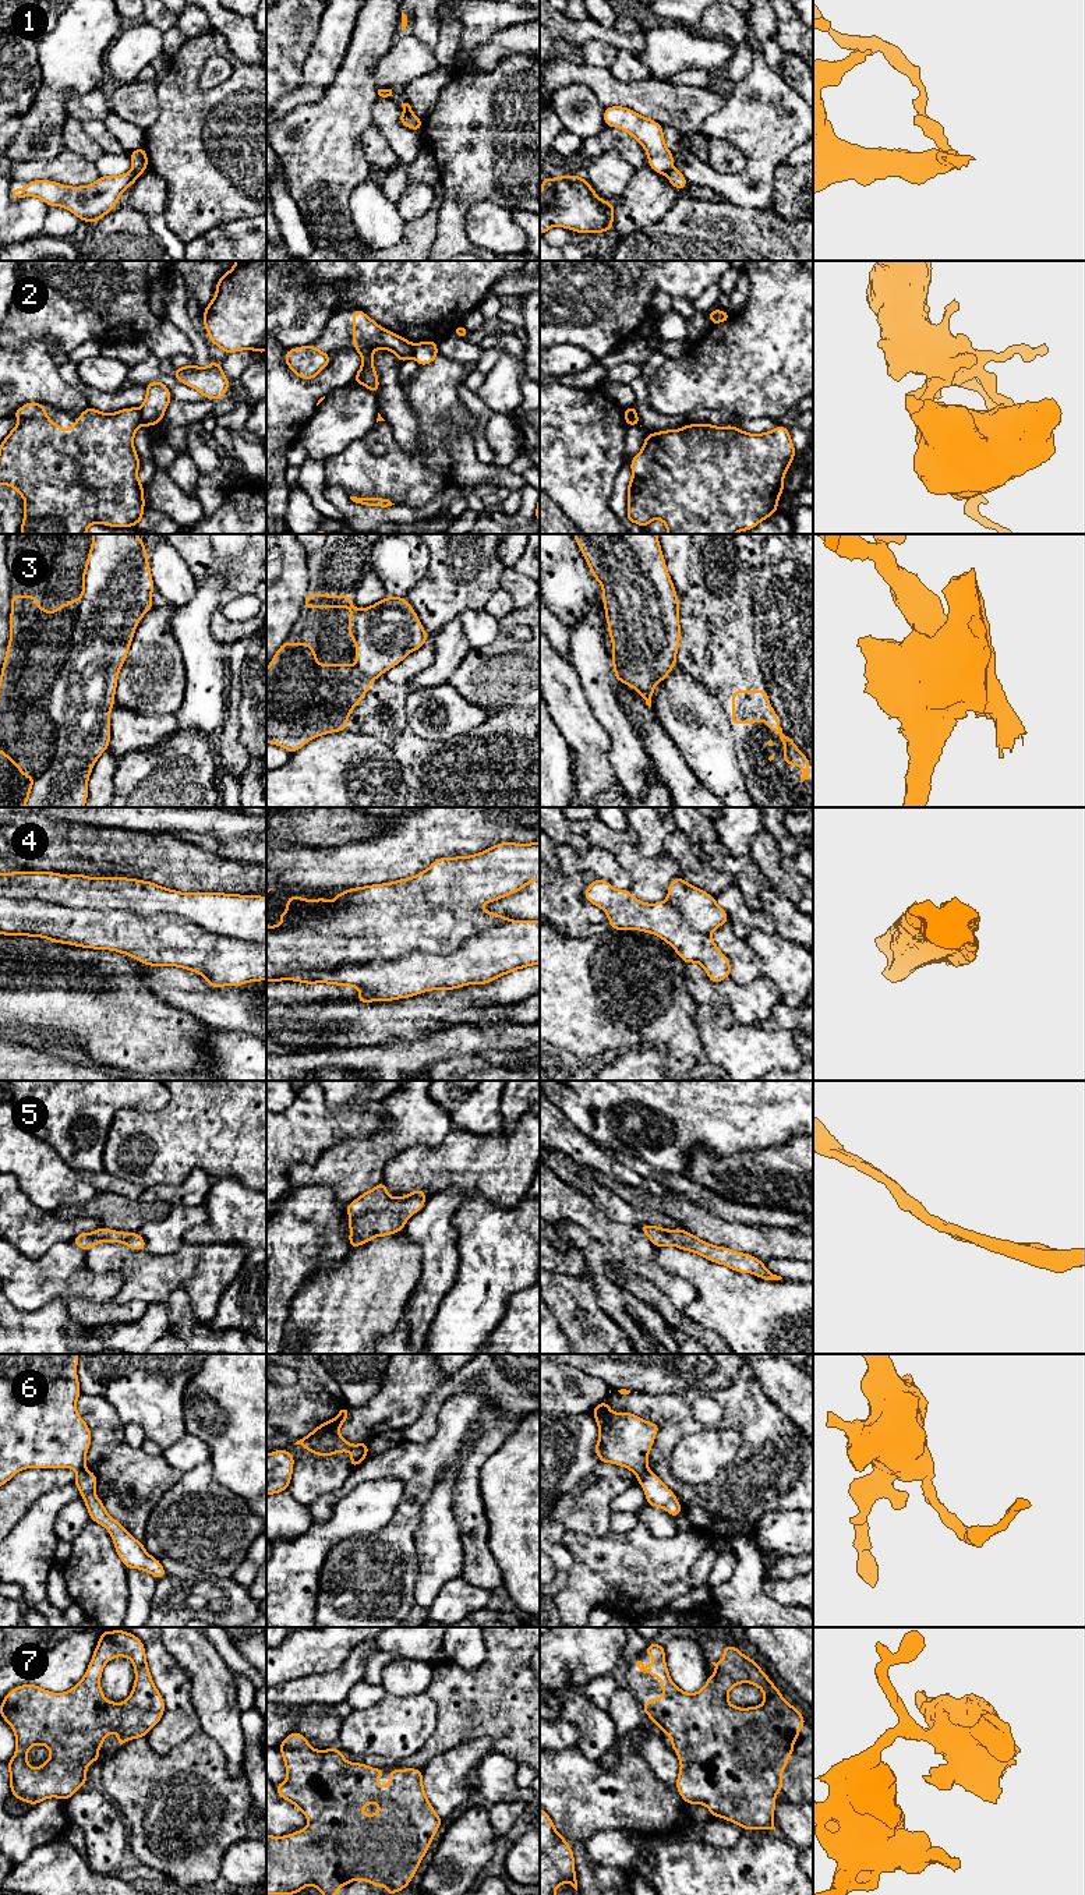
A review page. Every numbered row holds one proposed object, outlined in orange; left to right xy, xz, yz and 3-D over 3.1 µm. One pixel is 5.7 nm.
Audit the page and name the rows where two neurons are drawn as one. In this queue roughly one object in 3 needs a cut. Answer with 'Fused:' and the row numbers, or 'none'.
Fused: 1, 2, 4, 6

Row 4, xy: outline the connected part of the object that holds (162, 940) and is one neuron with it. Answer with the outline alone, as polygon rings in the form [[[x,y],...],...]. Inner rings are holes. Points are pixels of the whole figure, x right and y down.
[[[0,898],[0,934],[109,950],[127,954],[144,965],[188,969],[202,975],[213,989],[266,980],[266,944],[213,934],[177,915],[144,918],[127,911],[71,909],[39,899]]]

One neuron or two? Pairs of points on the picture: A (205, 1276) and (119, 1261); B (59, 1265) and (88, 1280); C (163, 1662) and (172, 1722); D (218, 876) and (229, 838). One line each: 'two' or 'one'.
A: one
B: one
C: one
D: two

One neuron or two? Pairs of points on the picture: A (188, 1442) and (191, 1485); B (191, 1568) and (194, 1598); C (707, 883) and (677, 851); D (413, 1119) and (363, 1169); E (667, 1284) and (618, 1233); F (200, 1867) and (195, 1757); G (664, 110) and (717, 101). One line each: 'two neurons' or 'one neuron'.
A: two neurons
B: two neurons
C: one neuron
D: one neuron
E: one neuron
F: one neuron
G: one neuron

